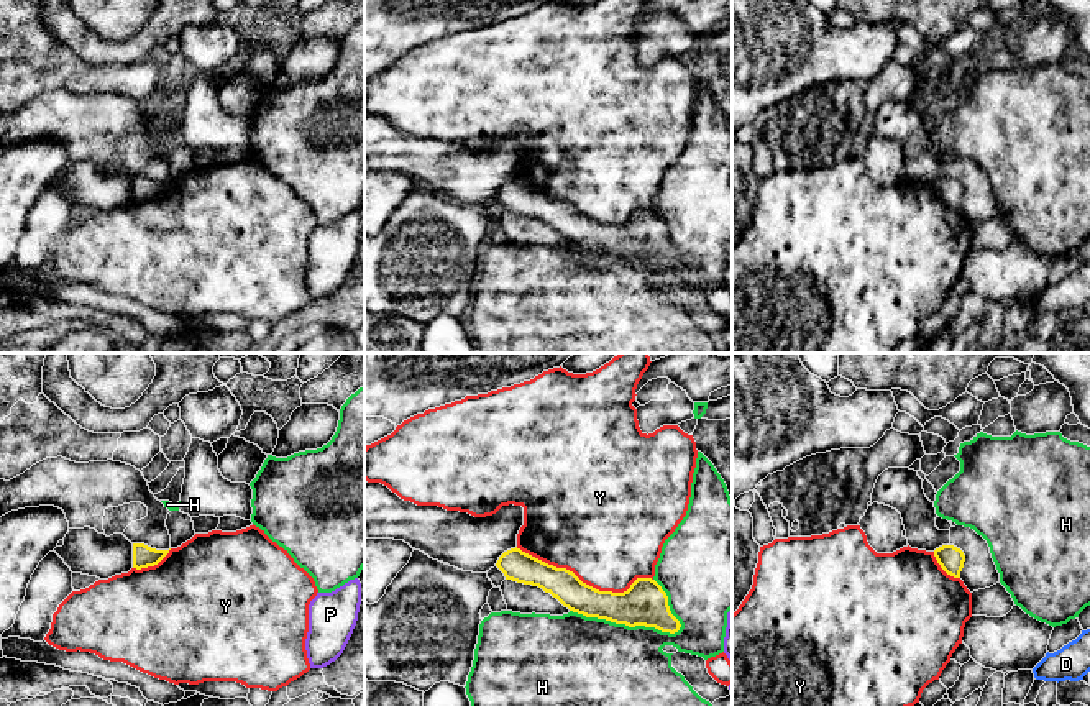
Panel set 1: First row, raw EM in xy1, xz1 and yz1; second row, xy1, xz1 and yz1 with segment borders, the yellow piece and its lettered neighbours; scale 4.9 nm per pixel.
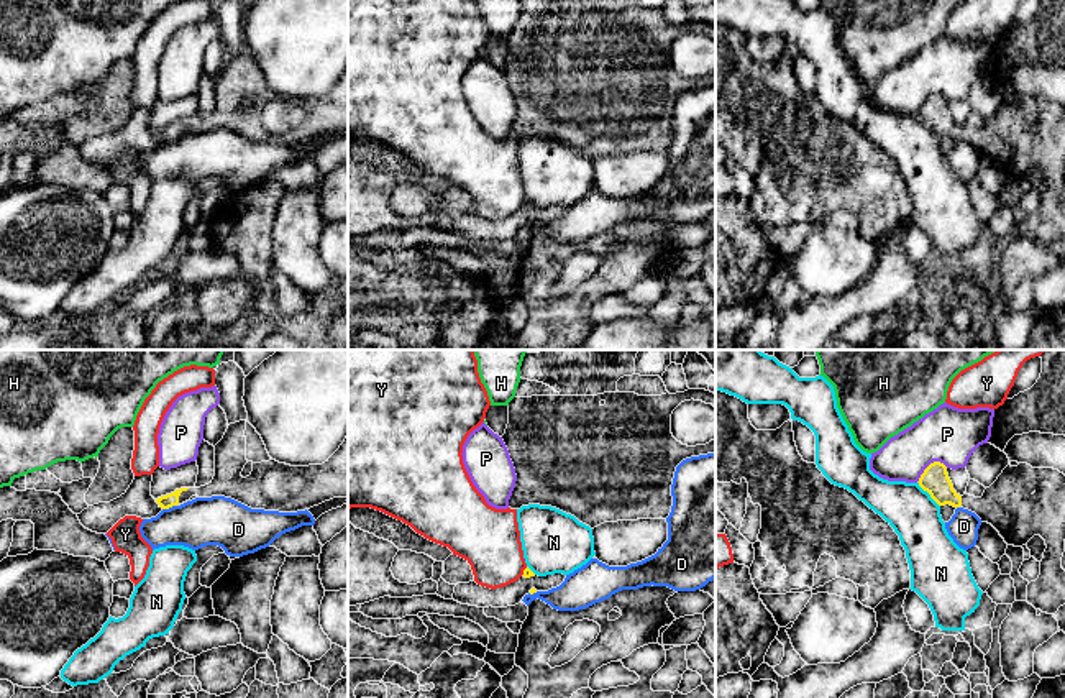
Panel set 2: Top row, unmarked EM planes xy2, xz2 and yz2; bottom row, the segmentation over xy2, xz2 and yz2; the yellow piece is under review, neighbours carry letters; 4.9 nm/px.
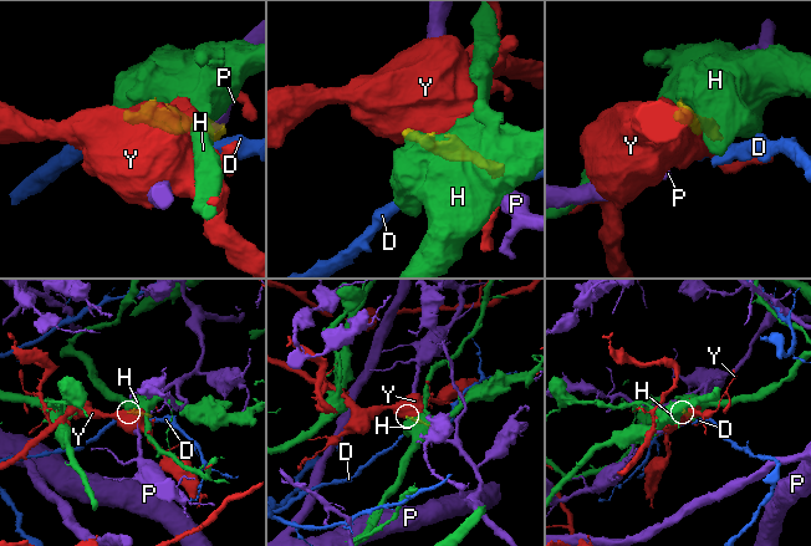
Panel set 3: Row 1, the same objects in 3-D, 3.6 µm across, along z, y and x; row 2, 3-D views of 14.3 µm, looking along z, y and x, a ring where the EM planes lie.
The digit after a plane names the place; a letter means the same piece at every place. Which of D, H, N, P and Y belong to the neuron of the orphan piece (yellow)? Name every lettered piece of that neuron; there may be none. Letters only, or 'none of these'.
none of these

